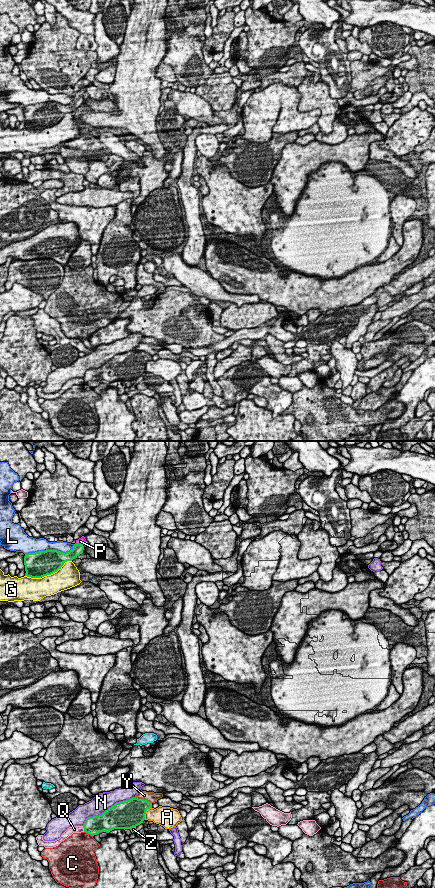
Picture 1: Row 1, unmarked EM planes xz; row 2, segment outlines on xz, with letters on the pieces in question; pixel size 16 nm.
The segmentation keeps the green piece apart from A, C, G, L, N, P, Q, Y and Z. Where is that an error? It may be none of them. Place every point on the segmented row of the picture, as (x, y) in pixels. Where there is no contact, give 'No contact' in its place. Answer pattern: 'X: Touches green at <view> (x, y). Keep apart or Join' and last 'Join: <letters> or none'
A: Touches green at xz (145, 813). Keep apart
C: Touches green at xz (88, 833). Keep apart
G: Touches green at xz (48, 574). Keep apart
L: Touches green at xz (50, 550). Keep apart
N: Touches green at xz (108, 809). Keep apart
P: Touches green at xz (79, 544). Join
Q: Touches green at xz (84, 829). Keep apart
Y: Touches green at xz (143, 799). Keep apart
Z: Touches green at xz (132, 827). Keep apart
Join: P

